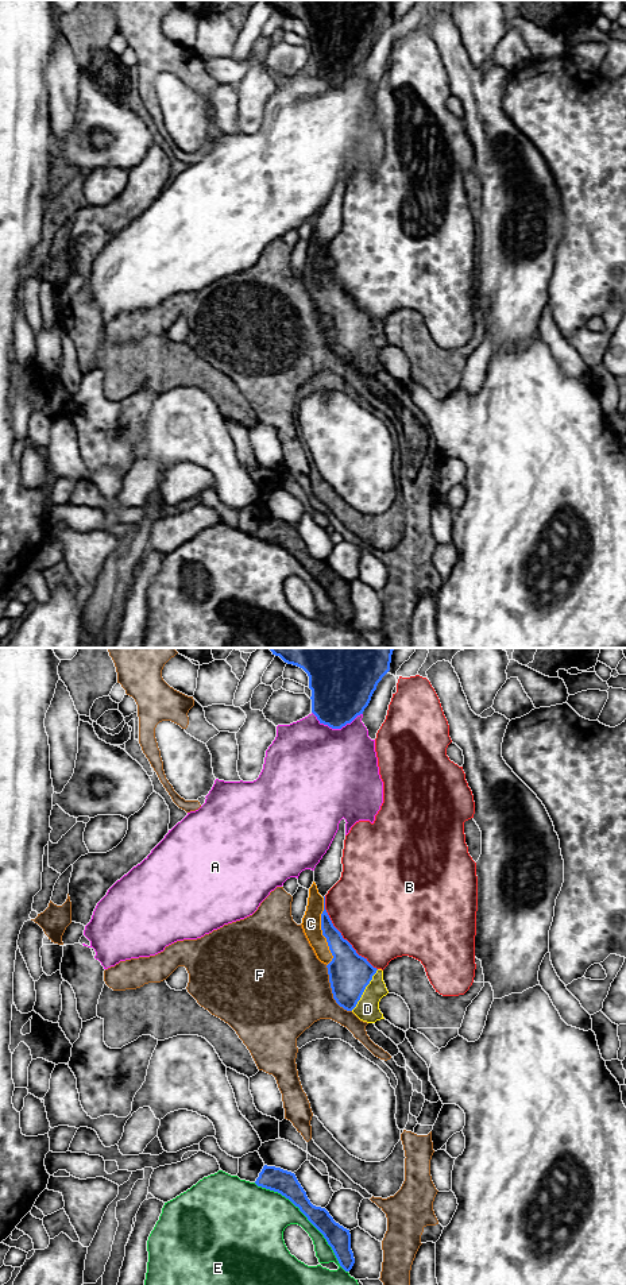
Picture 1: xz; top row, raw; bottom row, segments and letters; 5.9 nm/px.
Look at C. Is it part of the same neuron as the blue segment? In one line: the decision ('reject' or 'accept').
accept

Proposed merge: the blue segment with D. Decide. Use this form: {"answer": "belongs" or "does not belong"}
{"answer": "belongs"}

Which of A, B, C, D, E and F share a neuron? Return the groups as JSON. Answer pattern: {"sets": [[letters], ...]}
{"sets": [["A"], ["B"], ["C", "D"], ["E"], ["F"]]}

